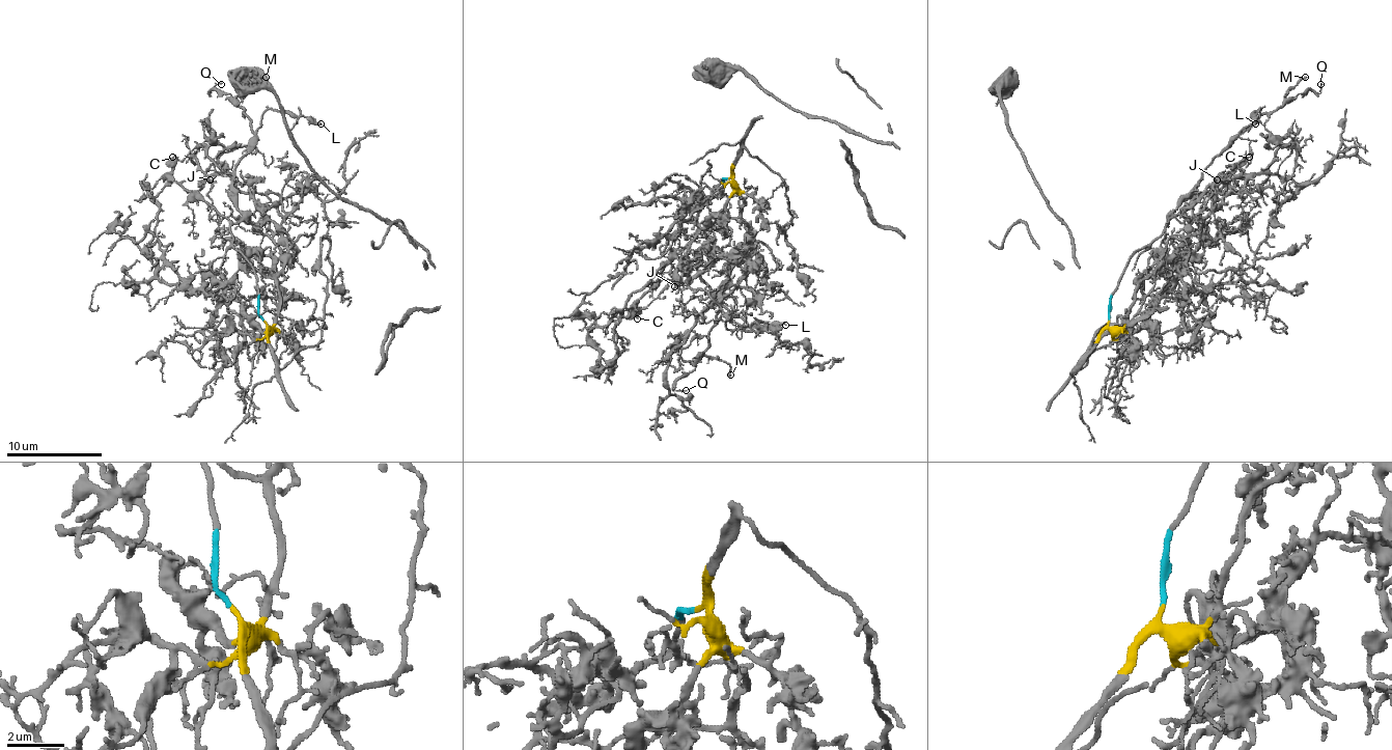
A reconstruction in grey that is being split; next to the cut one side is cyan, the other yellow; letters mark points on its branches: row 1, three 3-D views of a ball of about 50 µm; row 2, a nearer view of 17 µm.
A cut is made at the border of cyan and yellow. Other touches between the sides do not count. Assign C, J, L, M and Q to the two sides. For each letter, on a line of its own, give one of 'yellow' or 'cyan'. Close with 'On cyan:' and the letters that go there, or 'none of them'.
C: cyan
J: yellow
L: cyan
M: cyan
Q: cyan
On cyan: C, L, M, Q

